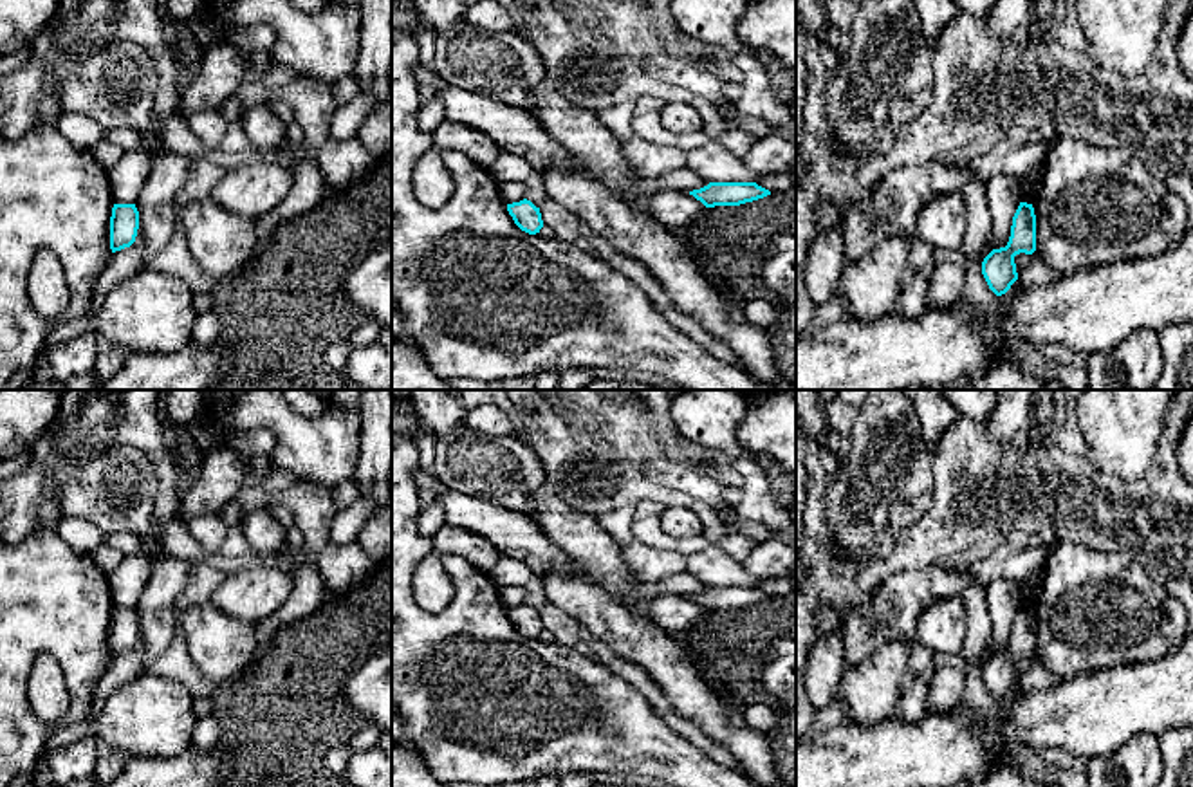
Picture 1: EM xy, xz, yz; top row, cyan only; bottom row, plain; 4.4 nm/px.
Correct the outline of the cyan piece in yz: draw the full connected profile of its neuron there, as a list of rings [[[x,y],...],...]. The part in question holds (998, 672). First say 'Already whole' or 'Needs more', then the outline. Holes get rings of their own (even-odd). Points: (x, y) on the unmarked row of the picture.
Already whole. [[[1020,606],[1011,630],[1005,652],[993,653],[982,666],[982,679],[989,693],[1002,700],[1018,684],[1014,661],[1036,655],[1036,619],[1032,608]]]

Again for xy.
Already whole. [[[114,608],[110,621],[112,657],[130,652],[139,634],[139,616],[135,608]]]

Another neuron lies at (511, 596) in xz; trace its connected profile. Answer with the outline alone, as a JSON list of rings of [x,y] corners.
[[[525,585],[502,587],[500,597],[502,597],[504,606],[507,606],[507,608],[520,606],[527,599],[527,588],[525,588]]]

